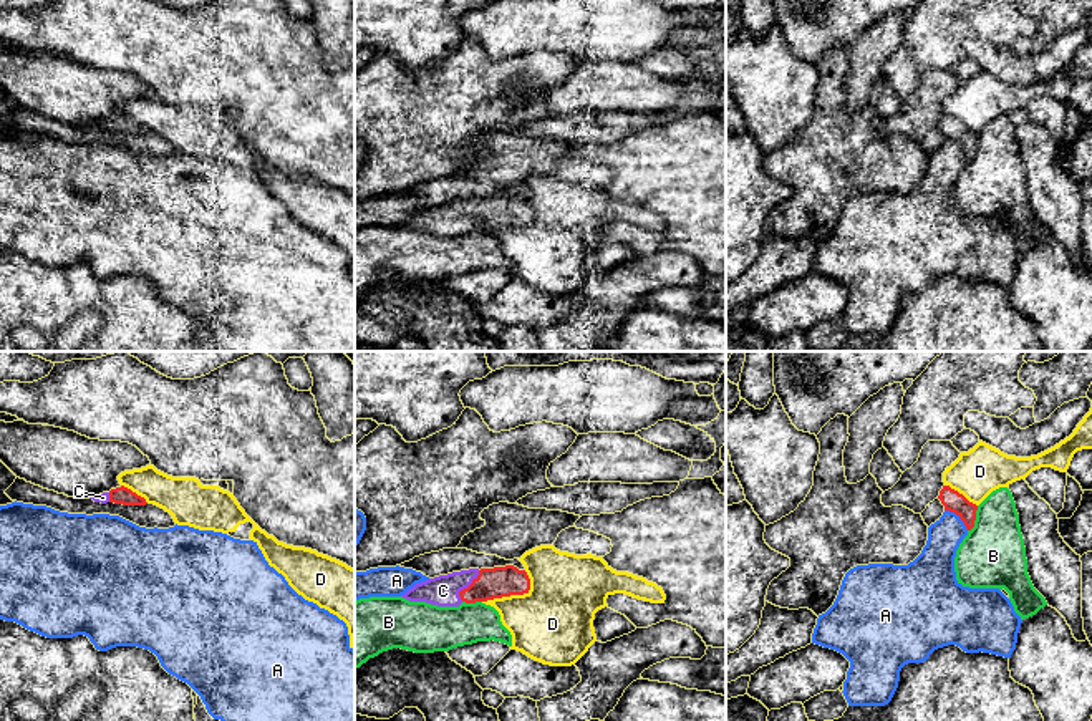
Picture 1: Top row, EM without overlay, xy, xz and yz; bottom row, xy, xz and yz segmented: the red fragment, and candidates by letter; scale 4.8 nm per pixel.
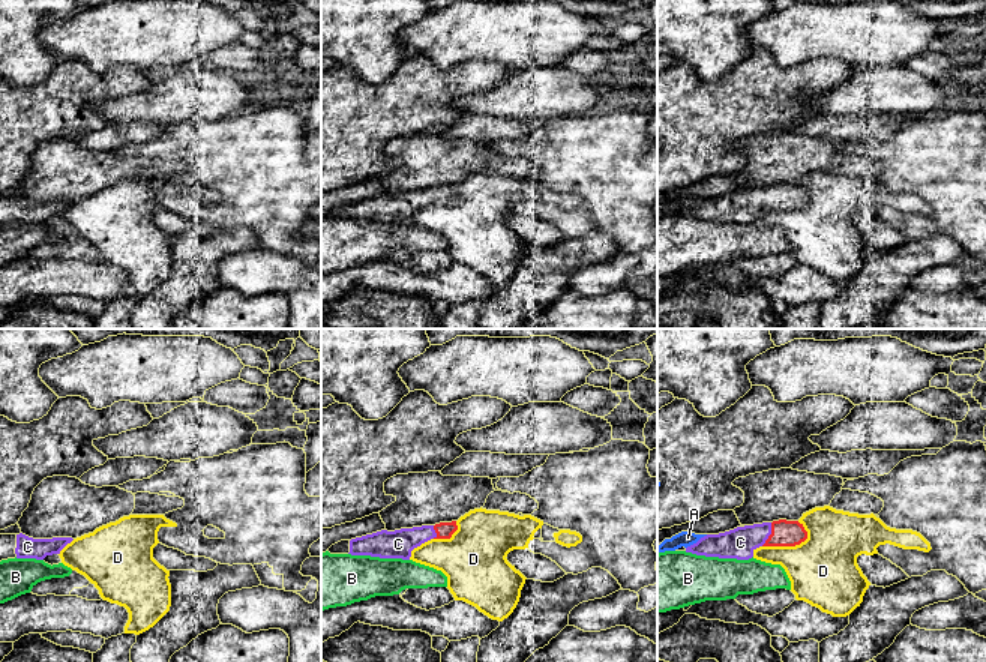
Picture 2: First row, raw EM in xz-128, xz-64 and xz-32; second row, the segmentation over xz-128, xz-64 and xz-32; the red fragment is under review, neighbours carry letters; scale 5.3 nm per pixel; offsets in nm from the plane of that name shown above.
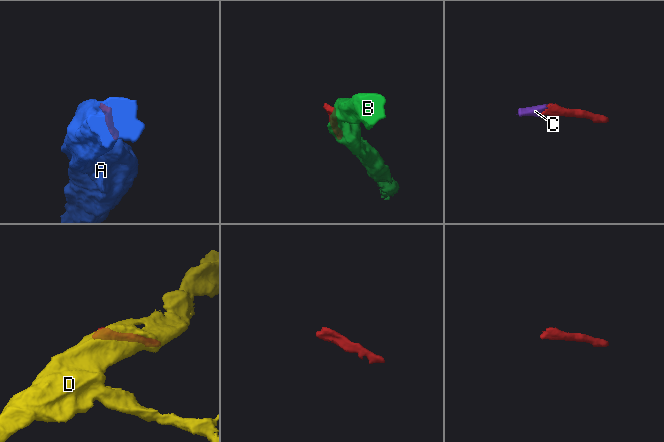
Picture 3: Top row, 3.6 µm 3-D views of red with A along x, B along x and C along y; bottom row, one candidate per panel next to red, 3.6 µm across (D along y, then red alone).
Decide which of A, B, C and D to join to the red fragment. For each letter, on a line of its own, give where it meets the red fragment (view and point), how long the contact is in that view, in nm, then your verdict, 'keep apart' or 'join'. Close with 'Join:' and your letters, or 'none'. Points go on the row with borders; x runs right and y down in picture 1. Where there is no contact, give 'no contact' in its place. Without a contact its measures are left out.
A: yz (960, 517) | 160 nm | keep apart
B: yz (975, 519) | 140 nm | keep apart
C: xz (468, 587) | 180 nm | join
D: xz (514, 594) | 260 nm | keep apart
Join: C

